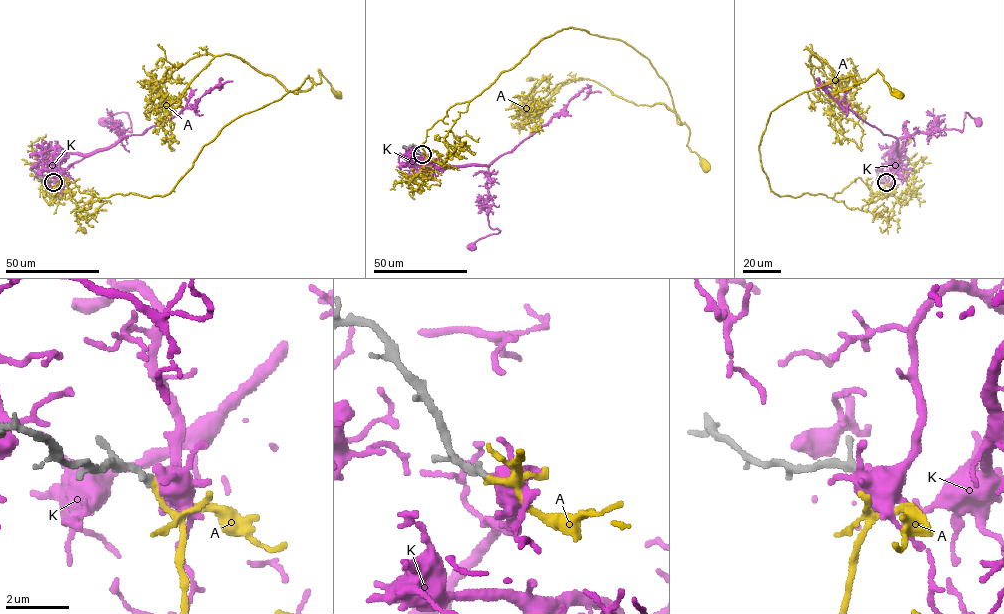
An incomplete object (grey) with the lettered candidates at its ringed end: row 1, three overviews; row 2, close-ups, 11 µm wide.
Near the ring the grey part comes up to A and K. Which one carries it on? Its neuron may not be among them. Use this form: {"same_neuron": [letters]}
{"same_neuron": []}

